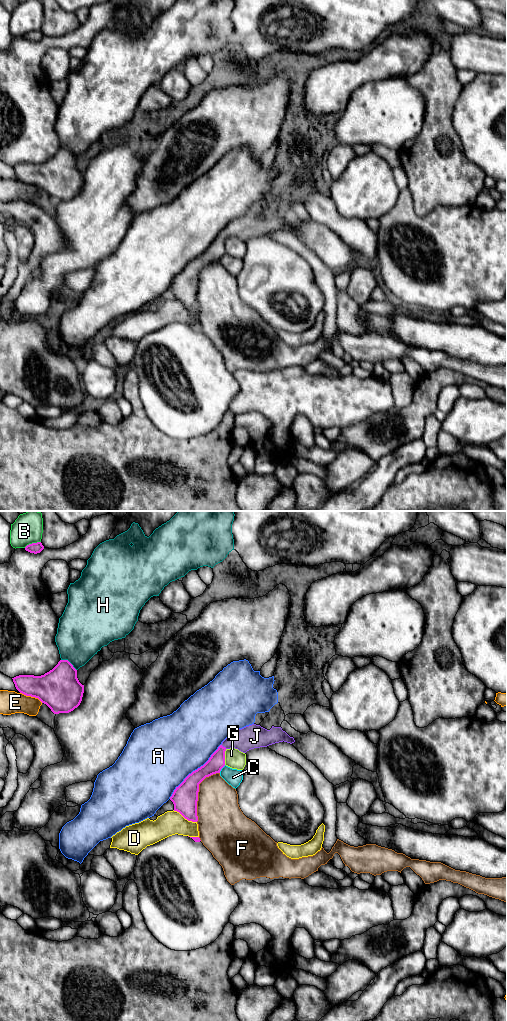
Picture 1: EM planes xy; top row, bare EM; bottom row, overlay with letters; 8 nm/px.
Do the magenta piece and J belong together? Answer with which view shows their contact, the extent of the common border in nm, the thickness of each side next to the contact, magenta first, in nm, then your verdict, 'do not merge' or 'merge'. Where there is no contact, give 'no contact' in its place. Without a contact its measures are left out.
meets magenta in xy; contact 60 nm long; 140 nm thick on the magenta side, 190 nm on the other; merge

